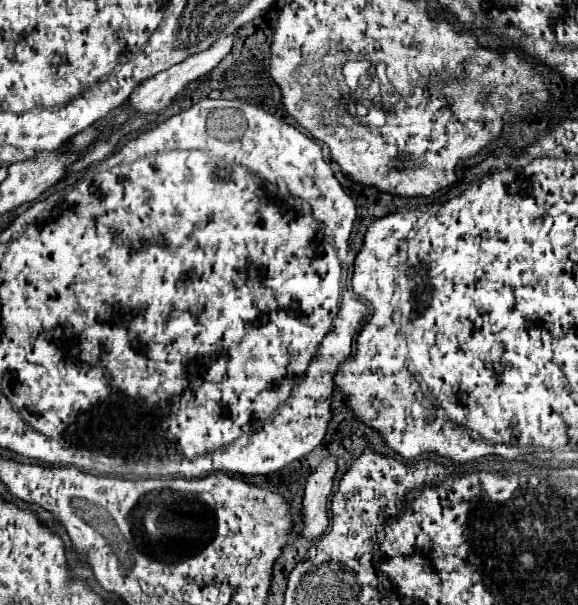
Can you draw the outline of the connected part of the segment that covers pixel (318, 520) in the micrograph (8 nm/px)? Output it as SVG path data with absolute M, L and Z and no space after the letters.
M327 456L307 478L303 496L303 534L319 536L327 520L327 502L333 492L333 478L337 474L337 456Z

